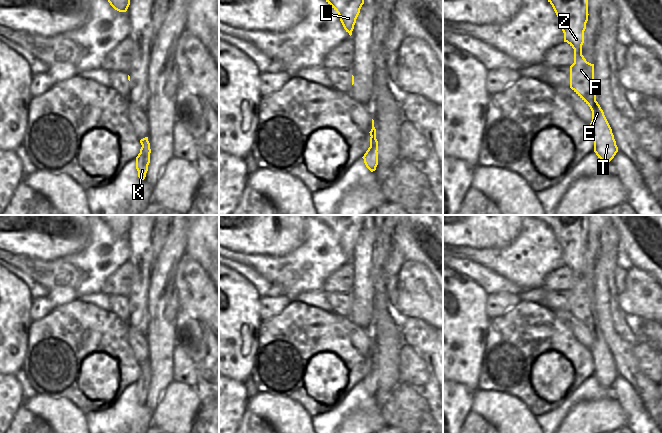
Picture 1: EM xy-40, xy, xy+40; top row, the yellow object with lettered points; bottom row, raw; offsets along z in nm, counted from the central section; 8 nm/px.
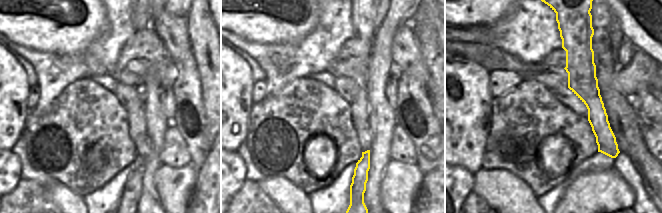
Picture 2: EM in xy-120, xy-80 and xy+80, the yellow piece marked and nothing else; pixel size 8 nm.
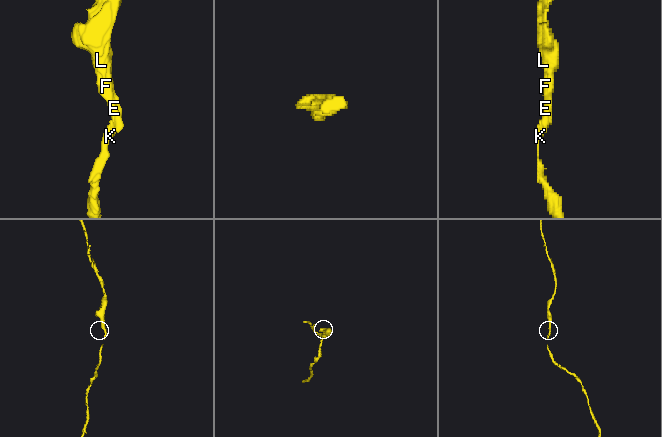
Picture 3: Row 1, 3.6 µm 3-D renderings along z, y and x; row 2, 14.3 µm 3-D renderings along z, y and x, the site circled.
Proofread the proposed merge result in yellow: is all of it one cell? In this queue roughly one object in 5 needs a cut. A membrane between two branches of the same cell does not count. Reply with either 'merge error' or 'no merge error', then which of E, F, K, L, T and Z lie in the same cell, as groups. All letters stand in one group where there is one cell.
no merge error; groups E F K L T Z

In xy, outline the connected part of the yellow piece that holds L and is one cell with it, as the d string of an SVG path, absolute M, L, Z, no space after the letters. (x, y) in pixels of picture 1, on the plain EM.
M306 215L323 222L339 239L349 259L364 228L365 215Z

